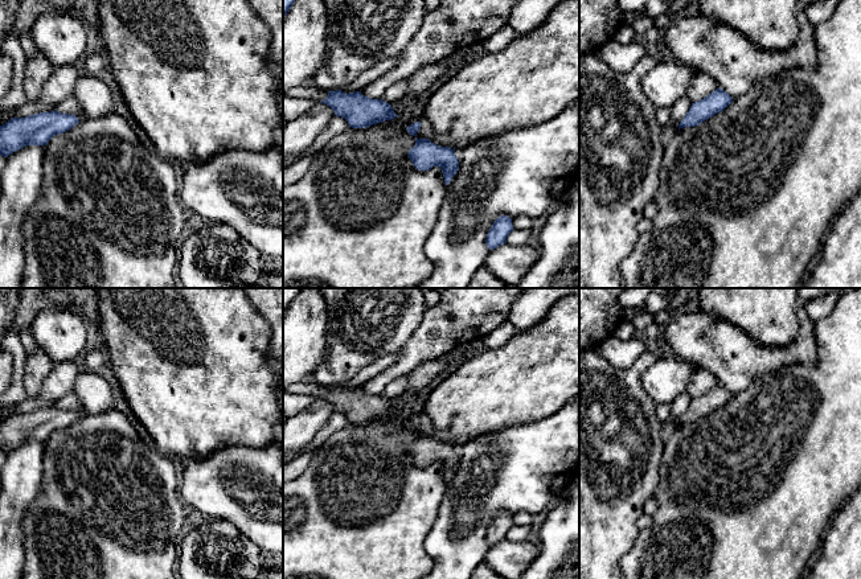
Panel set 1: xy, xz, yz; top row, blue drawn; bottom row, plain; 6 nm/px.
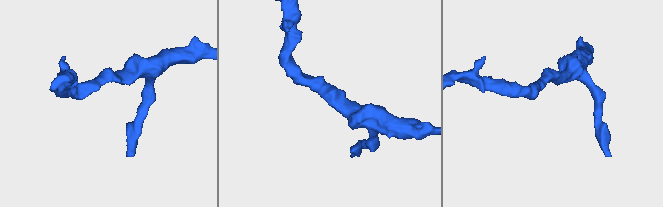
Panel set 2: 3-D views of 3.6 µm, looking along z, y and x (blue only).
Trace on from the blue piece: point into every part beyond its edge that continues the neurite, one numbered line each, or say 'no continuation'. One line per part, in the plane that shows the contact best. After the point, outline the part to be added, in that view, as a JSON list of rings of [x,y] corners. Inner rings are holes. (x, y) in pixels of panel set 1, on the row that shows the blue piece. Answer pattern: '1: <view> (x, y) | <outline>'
no continuation

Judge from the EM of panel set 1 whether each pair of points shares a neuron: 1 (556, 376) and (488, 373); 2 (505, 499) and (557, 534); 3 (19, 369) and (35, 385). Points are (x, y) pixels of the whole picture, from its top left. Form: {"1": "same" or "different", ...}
{"1": "same", "2": "different", "3": "different"}

